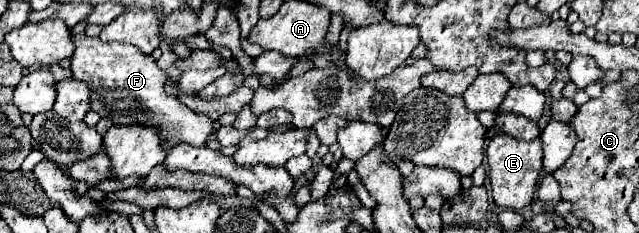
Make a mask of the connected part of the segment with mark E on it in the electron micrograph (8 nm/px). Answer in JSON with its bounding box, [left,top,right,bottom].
[487,134,541,210]

